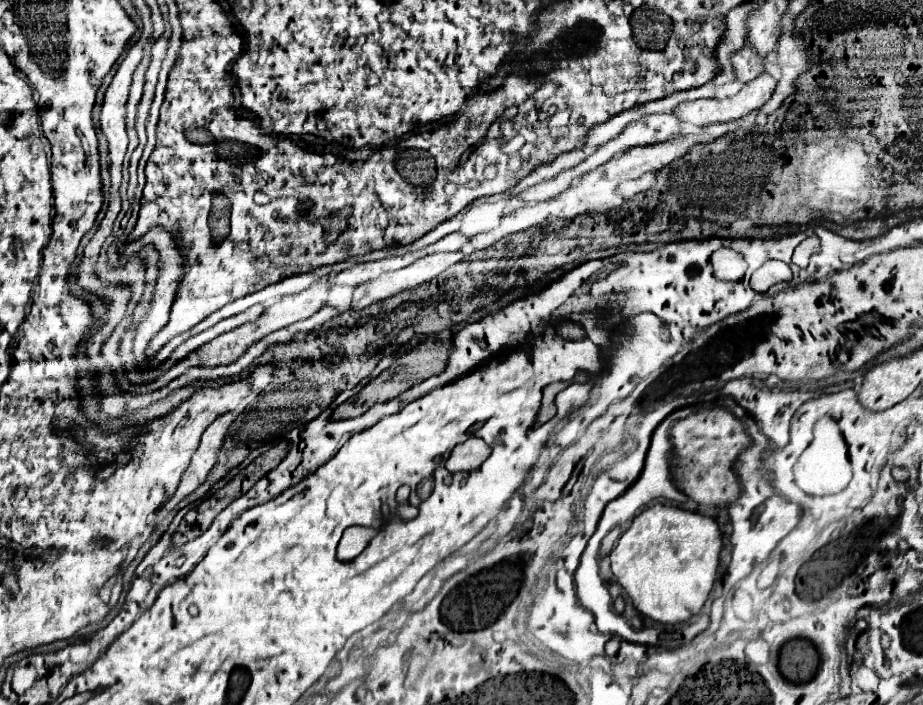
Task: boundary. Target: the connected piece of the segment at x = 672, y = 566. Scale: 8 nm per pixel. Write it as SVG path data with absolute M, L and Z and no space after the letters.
M654 504L632 520L632 526L620 536L616 548L610 552L610 560L618 584L632 598L634 606L642 614L662 624L678 624L696 616L702 610L704 602L708 600L720 564L720 550L722 550L722 532L714 518L682 510L680 506Z

